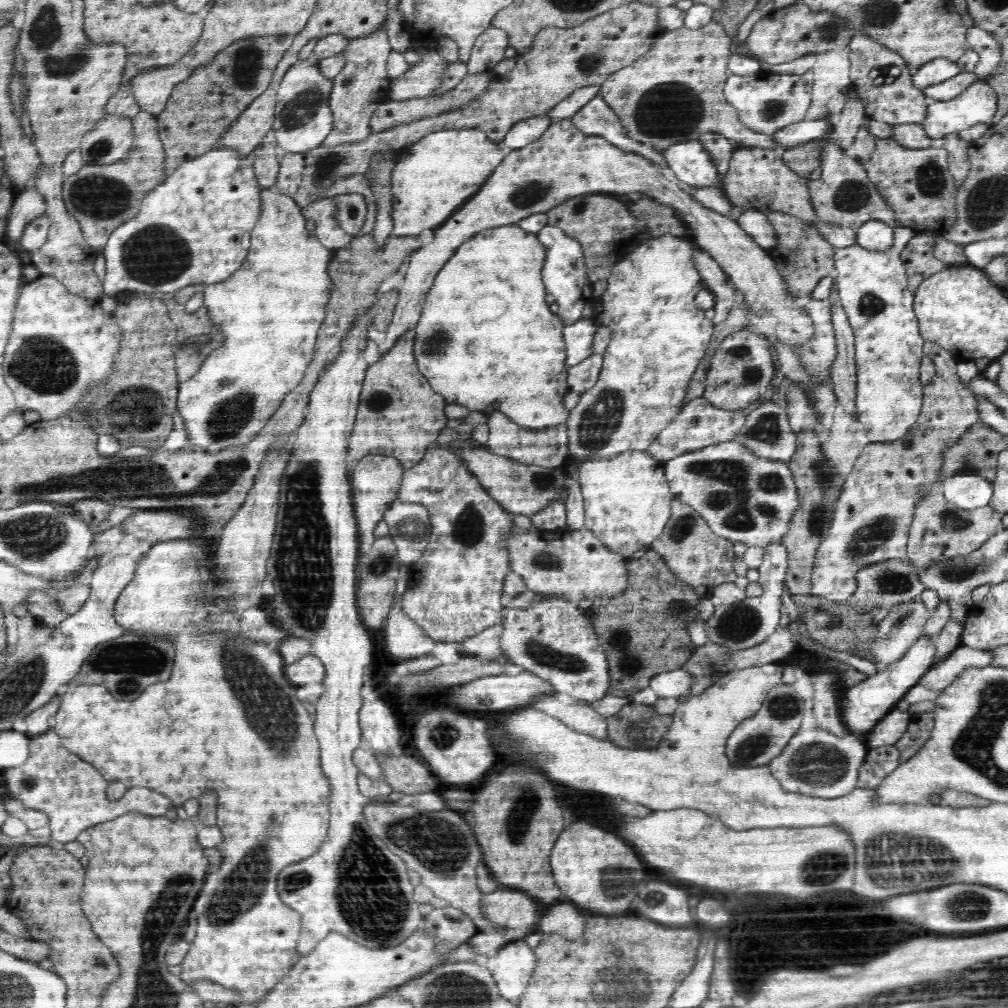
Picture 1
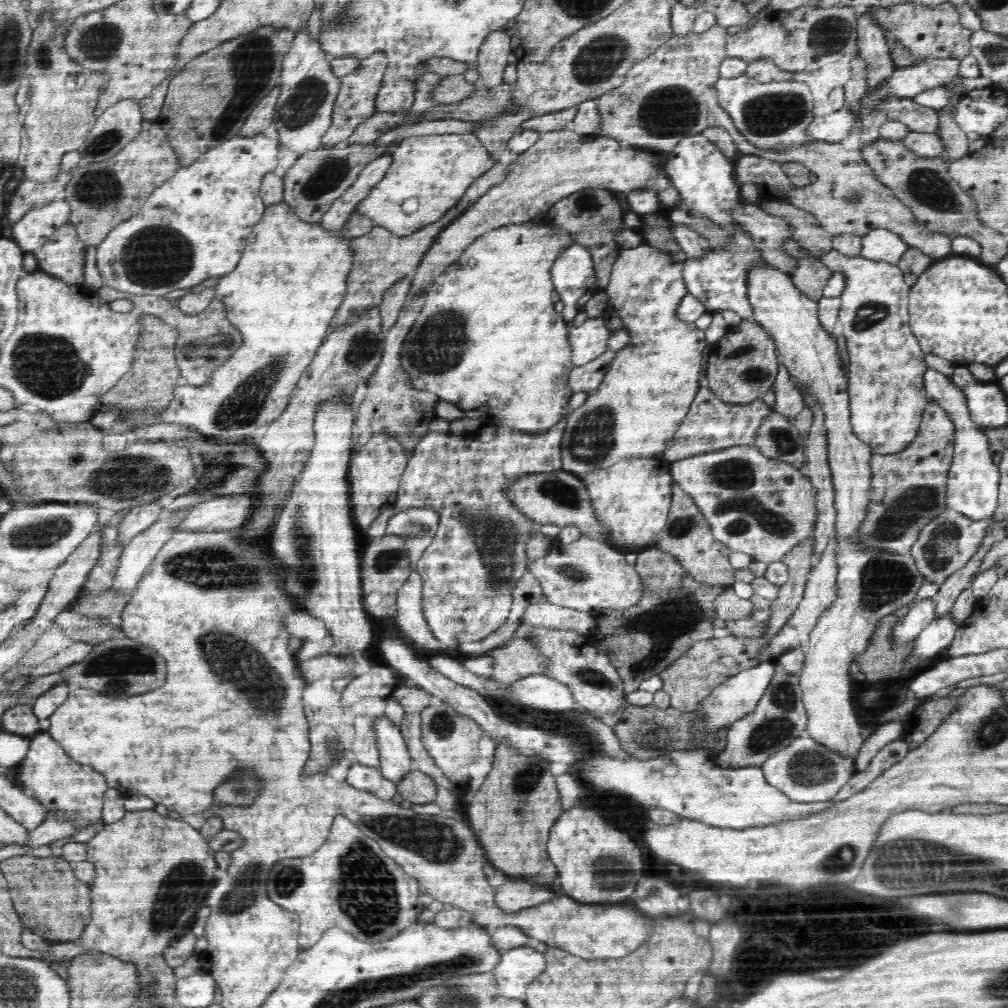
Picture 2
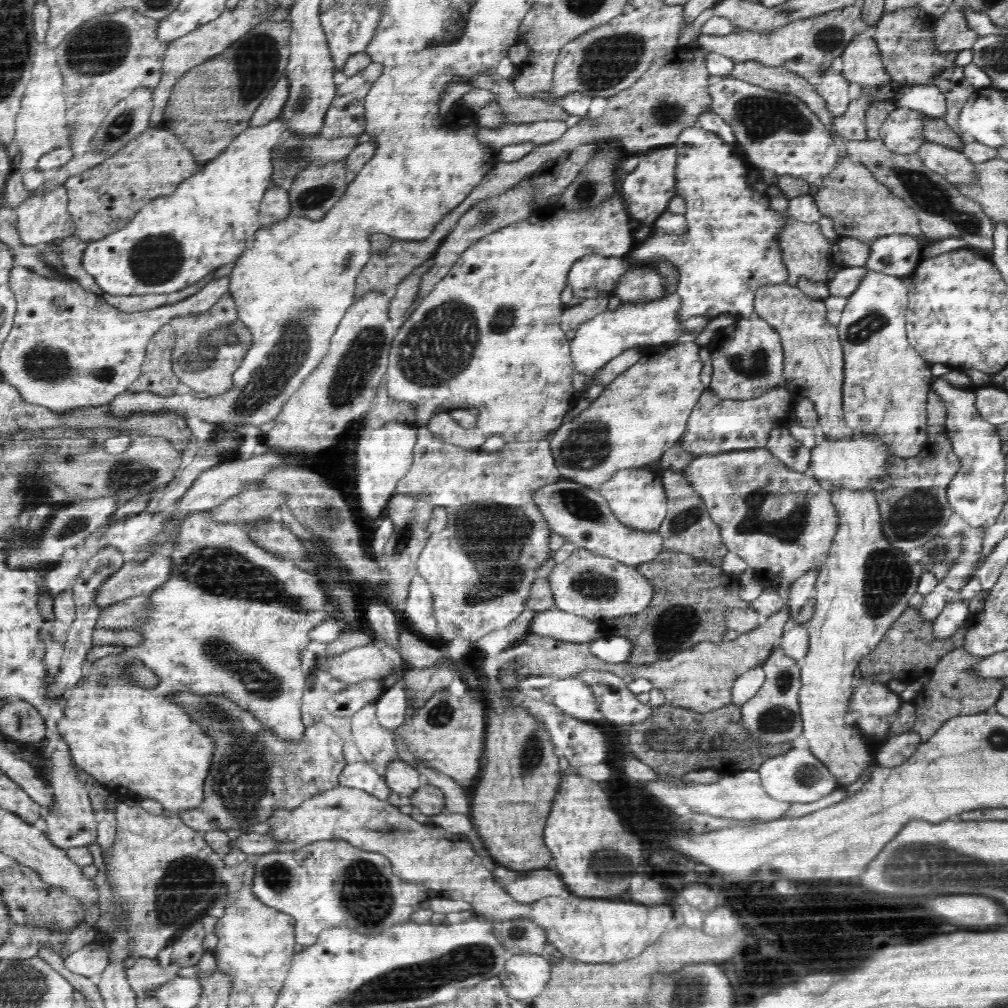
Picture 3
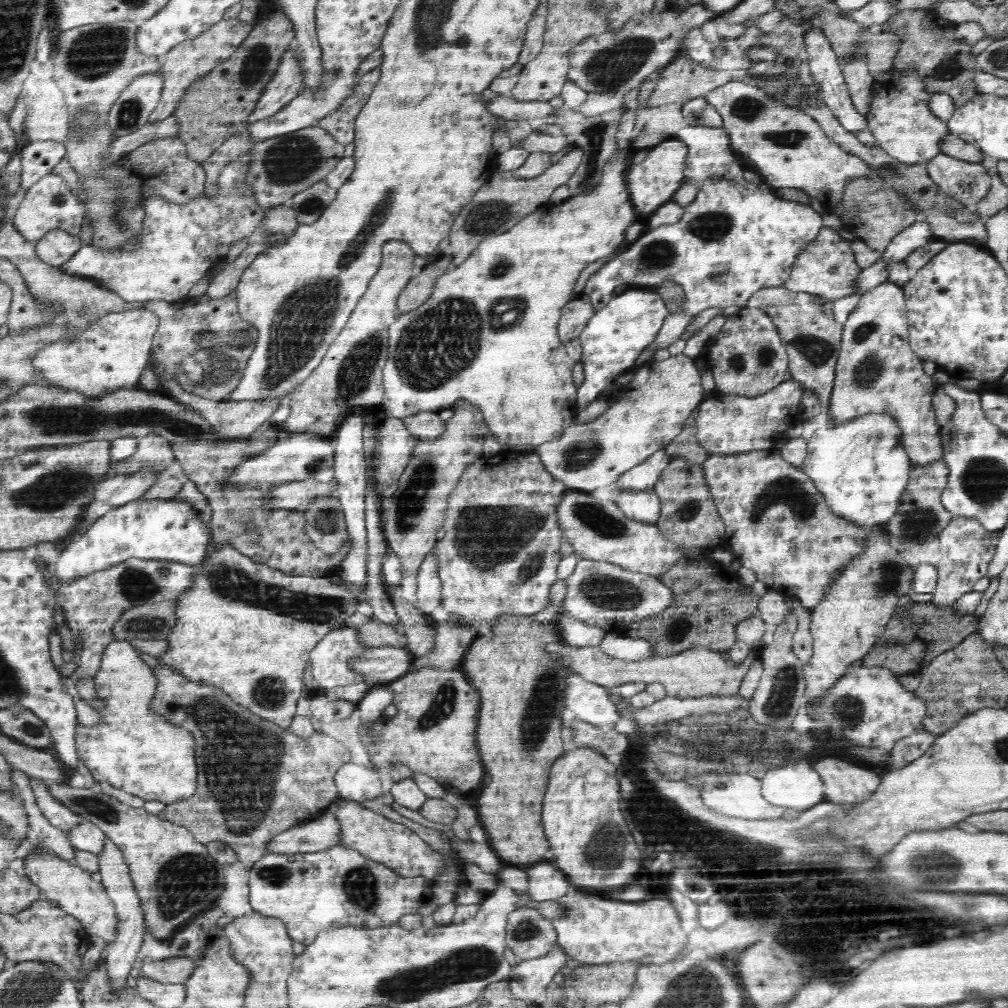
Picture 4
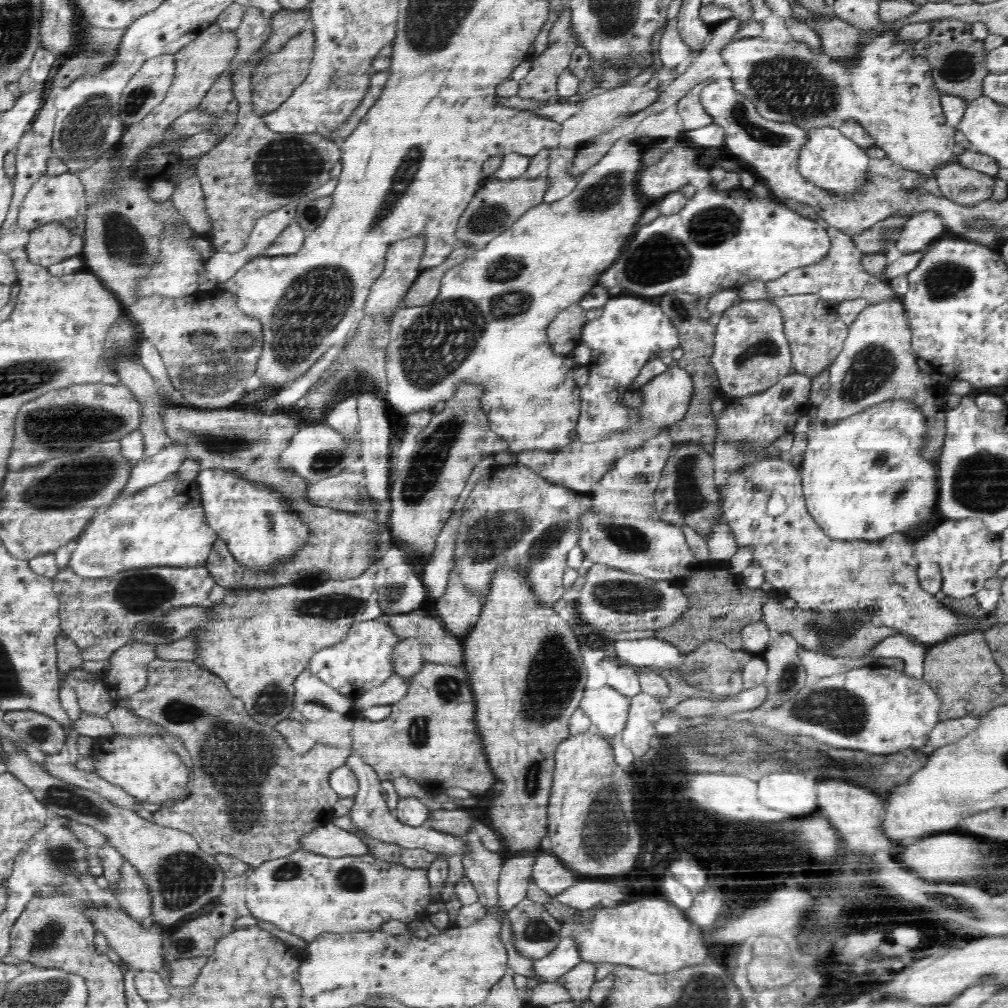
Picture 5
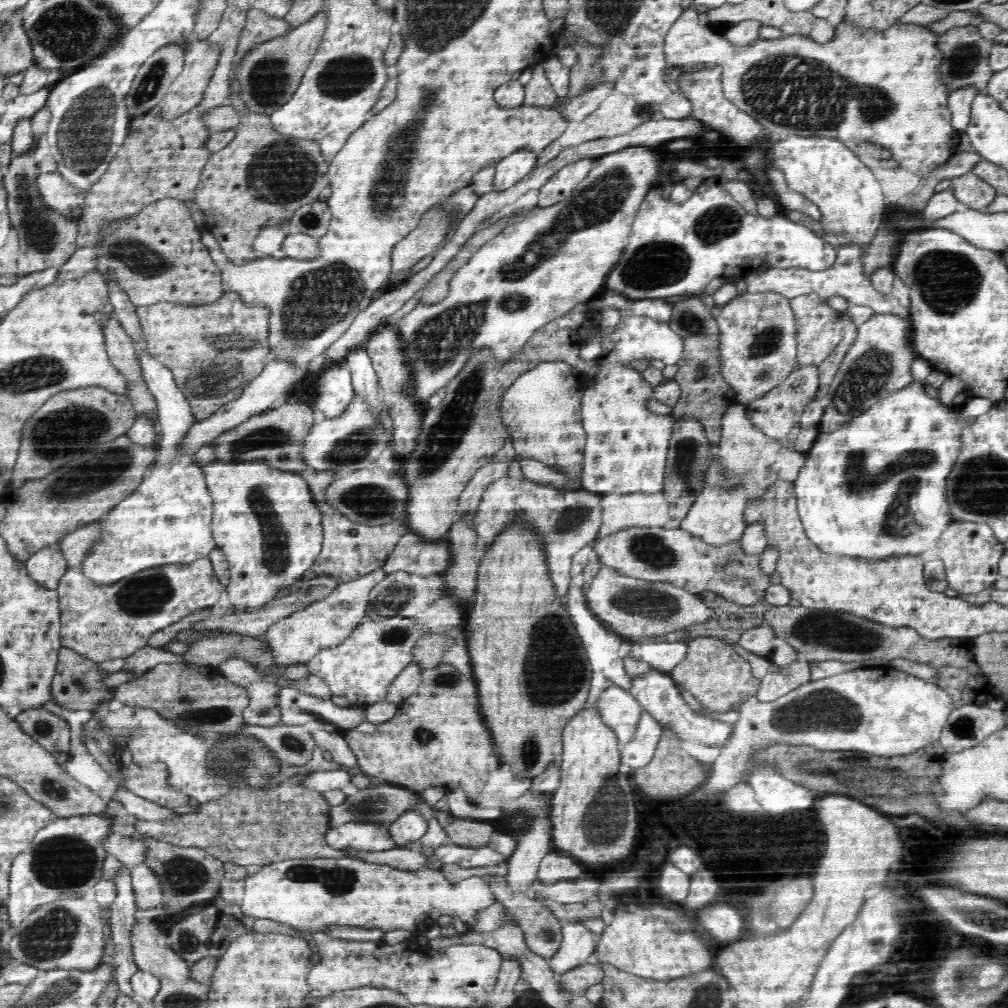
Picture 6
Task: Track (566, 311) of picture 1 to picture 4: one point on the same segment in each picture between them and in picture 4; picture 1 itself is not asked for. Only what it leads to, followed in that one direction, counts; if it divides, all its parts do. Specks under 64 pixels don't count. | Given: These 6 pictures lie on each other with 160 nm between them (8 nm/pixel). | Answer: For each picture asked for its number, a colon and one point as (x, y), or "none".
2: (573, 272)
3: (730, 249)
4: (735, 237)

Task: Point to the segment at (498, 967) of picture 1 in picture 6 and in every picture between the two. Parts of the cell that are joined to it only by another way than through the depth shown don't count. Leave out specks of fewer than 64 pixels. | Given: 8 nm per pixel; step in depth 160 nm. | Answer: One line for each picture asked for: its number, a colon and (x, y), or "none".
2: (517, 968)
3: (524, 976)
4: (529, 980)
5: (565, 956)
6: (578, 944)

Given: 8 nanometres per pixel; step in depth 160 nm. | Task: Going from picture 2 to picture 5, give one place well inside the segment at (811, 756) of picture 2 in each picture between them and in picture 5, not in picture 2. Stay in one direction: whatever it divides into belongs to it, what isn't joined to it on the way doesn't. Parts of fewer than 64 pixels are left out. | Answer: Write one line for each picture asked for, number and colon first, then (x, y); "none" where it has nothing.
3: (798, 776)
4: (798, 787)
5: (792, 793)

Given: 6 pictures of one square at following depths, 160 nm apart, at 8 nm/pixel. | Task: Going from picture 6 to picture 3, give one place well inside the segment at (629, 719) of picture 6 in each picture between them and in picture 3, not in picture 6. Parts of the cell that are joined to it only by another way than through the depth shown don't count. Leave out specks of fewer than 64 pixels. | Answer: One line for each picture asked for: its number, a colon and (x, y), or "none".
3: (571, 695)
4: (588, 701)
5: (608, 709)

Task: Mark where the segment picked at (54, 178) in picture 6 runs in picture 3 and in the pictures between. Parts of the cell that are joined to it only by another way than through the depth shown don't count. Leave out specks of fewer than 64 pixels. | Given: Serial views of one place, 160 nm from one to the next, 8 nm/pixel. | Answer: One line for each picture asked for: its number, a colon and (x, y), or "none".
3: (44, 217)
4: (49, 204)
5: (61, 198)

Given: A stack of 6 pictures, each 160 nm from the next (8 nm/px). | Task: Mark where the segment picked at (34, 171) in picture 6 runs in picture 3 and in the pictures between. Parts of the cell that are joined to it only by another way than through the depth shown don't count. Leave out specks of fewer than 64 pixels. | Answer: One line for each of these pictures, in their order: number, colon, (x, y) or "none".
3: (72, 248)
4: (56, 247)
5: (51, 243)

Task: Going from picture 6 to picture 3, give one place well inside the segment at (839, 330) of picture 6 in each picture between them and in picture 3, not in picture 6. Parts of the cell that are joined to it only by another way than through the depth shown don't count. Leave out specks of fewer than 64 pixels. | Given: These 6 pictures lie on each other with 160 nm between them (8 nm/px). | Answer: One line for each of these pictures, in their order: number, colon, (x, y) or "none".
3: (814, 364)
4: (811, 336)
5: (816, 335)

